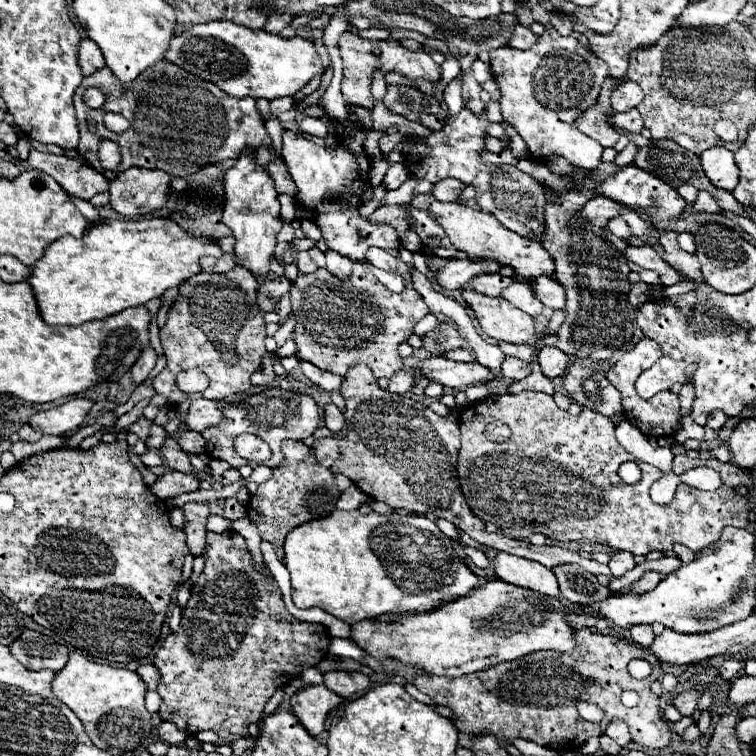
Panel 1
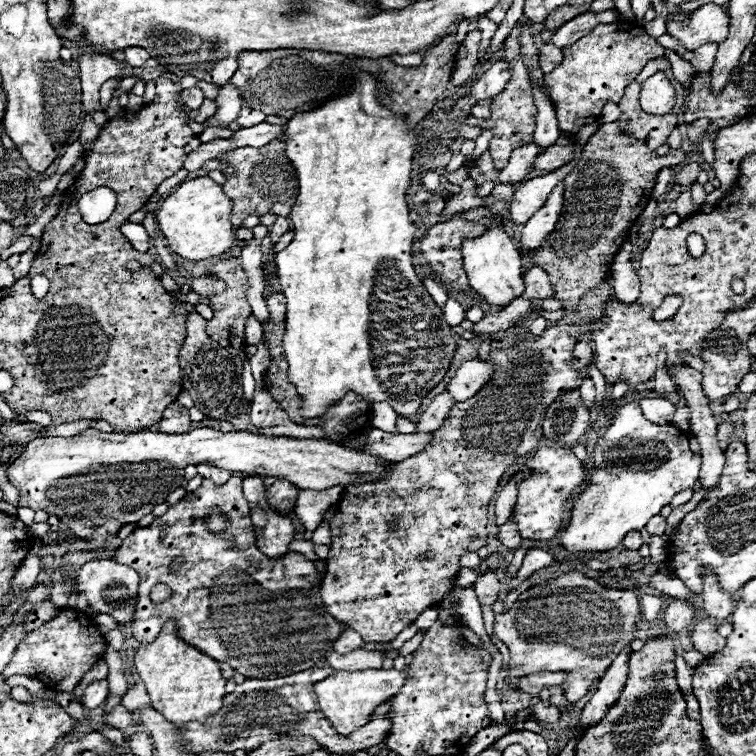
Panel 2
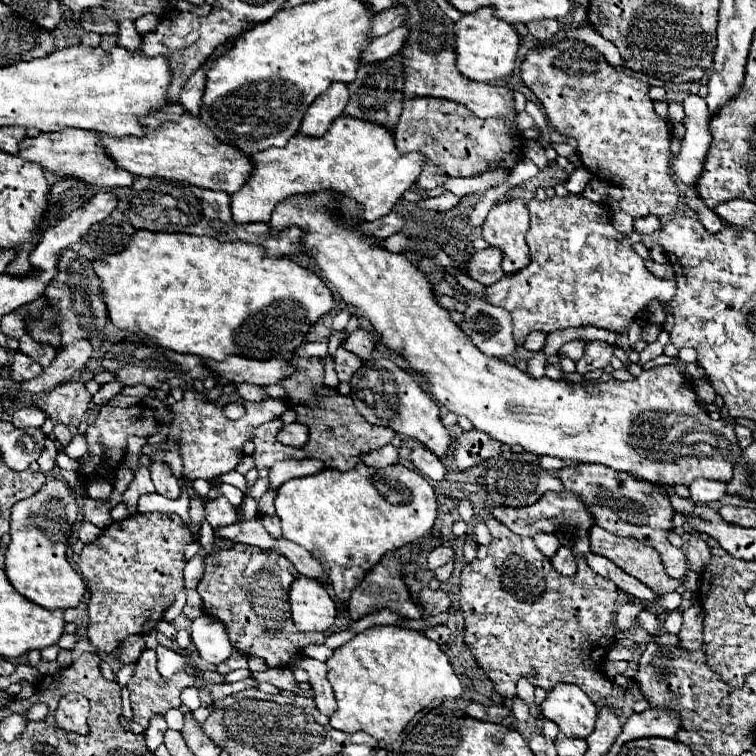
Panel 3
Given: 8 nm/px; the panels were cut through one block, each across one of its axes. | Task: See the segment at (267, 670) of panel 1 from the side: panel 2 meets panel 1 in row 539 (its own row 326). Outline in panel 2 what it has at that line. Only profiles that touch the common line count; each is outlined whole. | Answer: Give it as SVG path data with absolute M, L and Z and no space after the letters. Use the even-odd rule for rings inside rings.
M230 258L230 260L222 260L218 262L212 270L210 276L222 278L226 282L226 290L222 294L216 296L208 296L208 306L214 310L212 320L208 320L206 332L212 340L216 340L220 346L228 348L228 350L244 350L246 342L244 342L244 322L246 318L252 314L248 302L246 302L246 288L248 288L248 278L240 276L240 258Z

